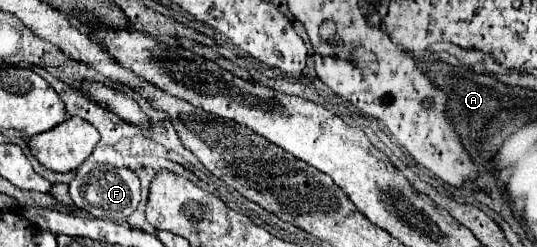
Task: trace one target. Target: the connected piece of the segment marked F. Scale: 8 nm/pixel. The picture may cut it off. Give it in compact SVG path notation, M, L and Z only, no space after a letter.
M85 161L79 169L75 179L69 183L69 195L77 209L87 211L91 217L101 217L115 223L125 223L125 219L137 209L139 205L139 177L127 167L113 167L101 165L93 161Z

